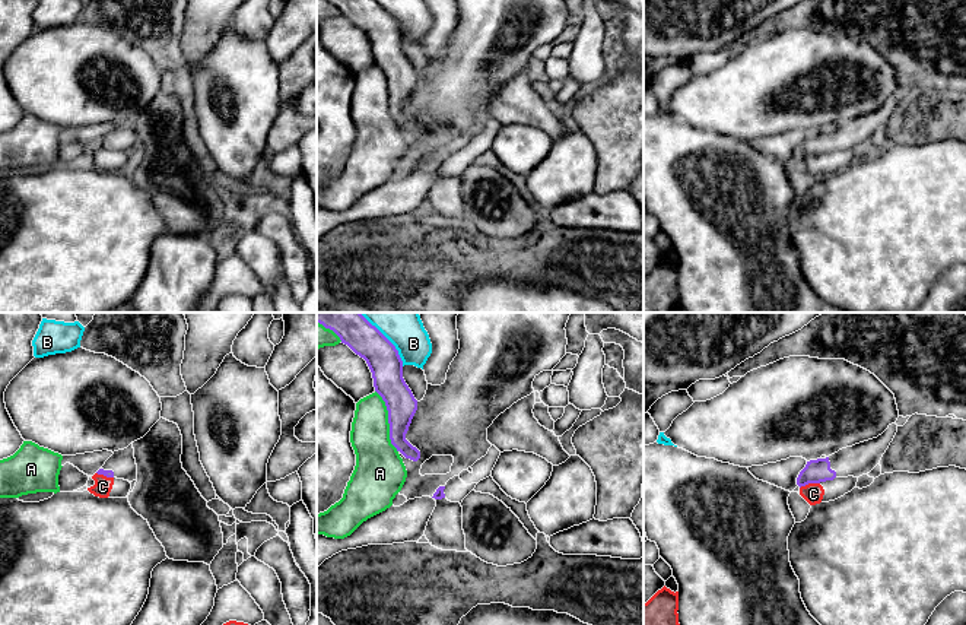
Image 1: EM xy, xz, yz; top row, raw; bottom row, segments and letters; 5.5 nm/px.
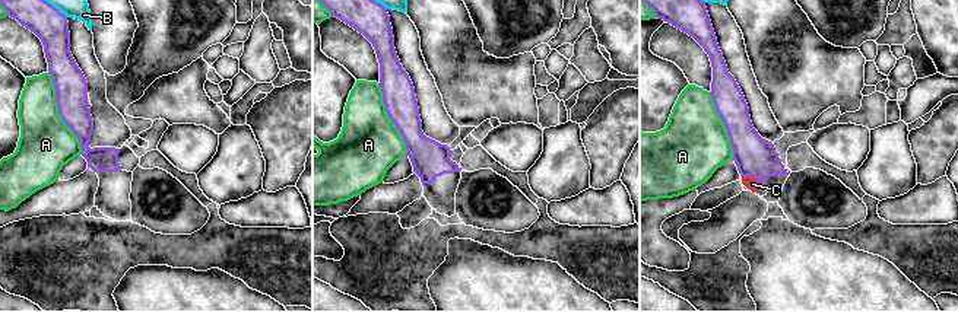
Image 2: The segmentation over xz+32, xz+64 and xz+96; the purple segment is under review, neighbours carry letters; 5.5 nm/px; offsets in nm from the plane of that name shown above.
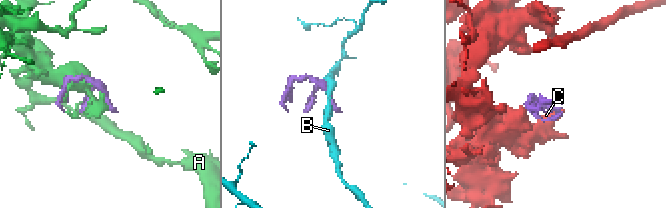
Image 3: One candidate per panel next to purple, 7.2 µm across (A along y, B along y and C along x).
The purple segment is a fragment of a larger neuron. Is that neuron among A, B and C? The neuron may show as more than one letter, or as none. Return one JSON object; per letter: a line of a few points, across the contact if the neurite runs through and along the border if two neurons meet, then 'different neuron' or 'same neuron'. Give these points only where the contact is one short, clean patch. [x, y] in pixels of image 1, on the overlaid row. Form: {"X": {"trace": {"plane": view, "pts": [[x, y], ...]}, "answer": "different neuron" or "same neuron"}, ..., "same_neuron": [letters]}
{"A": {"answer": "different neuron"}, "B": {"answer": "different neuron"}, "C": {"trace": {"plane": "yz", "pts": [[819, 482], [810, 482], [800, 488]]}, "answer": "different neuron"}, "same_neuron": []}

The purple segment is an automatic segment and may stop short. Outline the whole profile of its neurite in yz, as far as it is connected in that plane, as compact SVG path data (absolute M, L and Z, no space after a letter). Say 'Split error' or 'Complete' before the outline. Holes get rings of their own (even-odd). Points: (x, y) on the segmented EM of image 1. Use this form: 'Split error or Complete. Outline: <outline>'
Split error. Outline: M892 423L877 438L839 450L826 457L807 461L797 478L797 485L820 483L835 478L859 478L870 473L881 460L897 432L897 425Z

